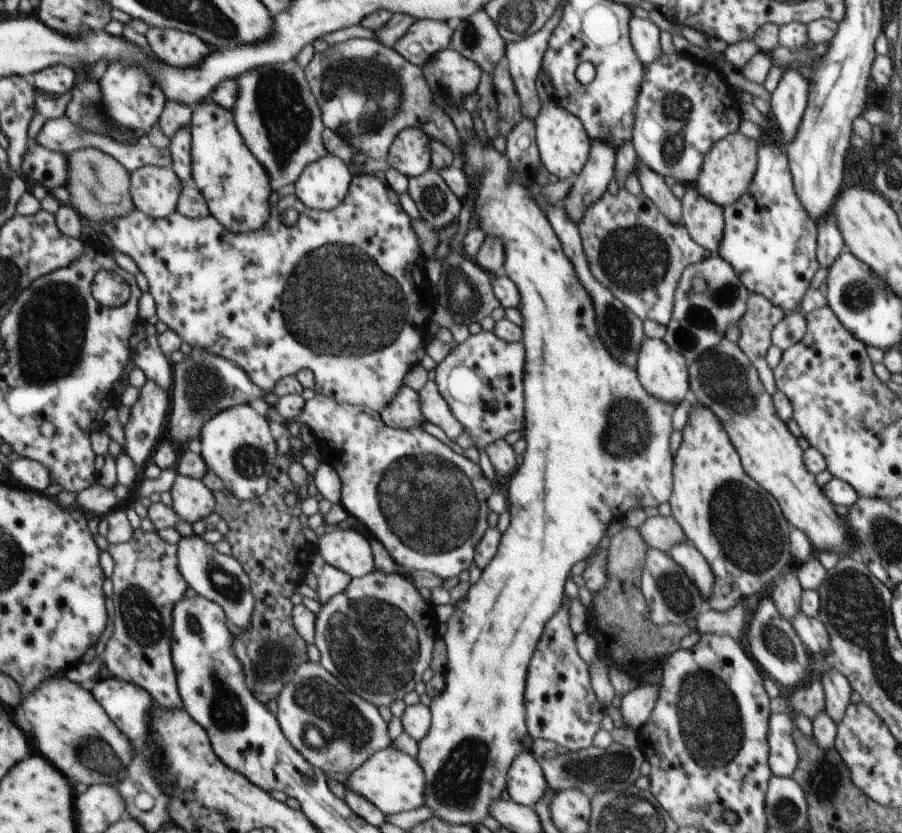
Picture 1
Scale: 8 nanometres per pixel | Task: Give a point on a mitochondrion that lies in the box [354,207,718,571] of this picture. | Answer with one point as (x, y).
(428, 502)

